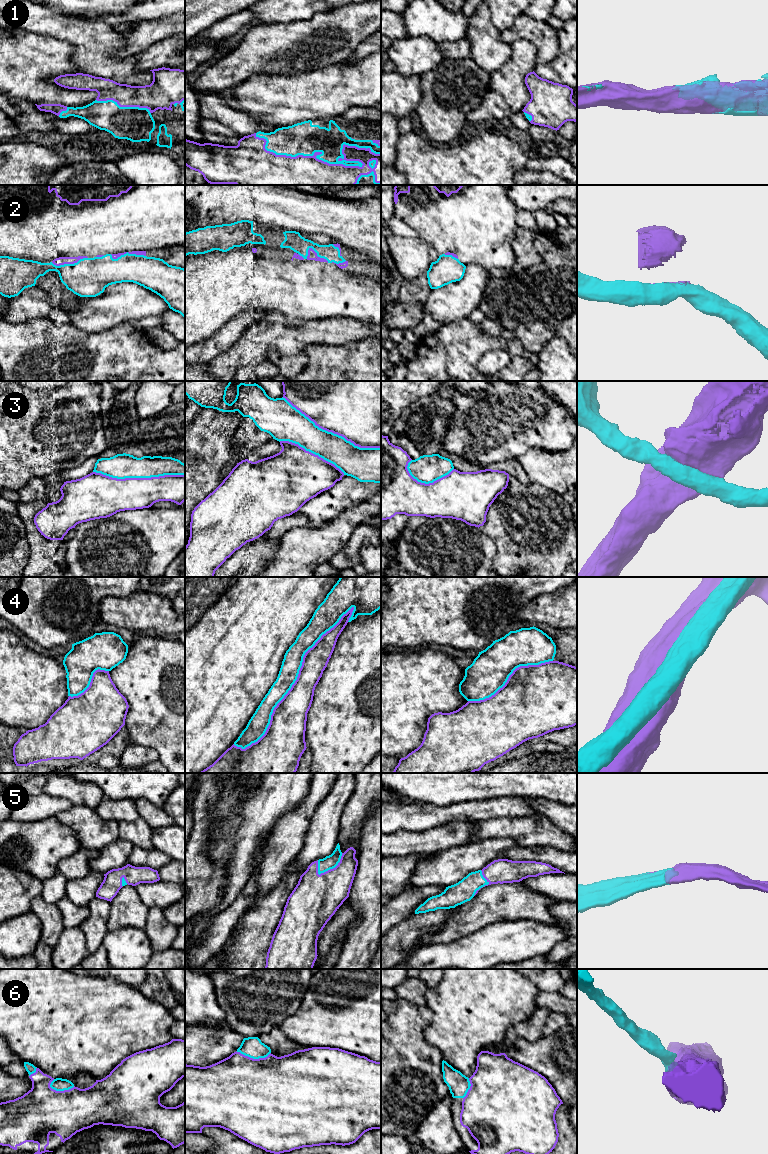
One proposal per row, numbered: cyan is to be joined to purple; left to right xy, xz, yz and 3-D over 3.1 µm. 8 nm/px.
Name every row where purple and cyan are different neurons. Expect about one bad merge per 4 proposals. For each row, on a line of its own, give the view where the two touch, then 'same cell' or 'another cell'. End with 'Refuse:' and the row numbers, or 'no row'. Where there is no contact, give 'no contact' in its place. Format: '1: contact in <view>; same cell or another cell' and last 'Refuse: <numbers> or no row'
1: contact in xz; same cell
2: contact in xy; another cell
3: contact in xz; another cell
4: contact in xz; another cell
5: contact in xz; same cell
6: contact in xz; same cell
Refuse: 2, 3, 4

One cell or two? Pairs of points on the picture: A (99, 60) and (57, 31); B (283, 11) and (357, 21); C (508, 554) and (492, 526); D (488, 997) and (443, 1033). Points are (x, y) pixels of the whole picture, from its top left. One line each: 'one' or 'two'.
A: one
B: two
C: one
D: one

